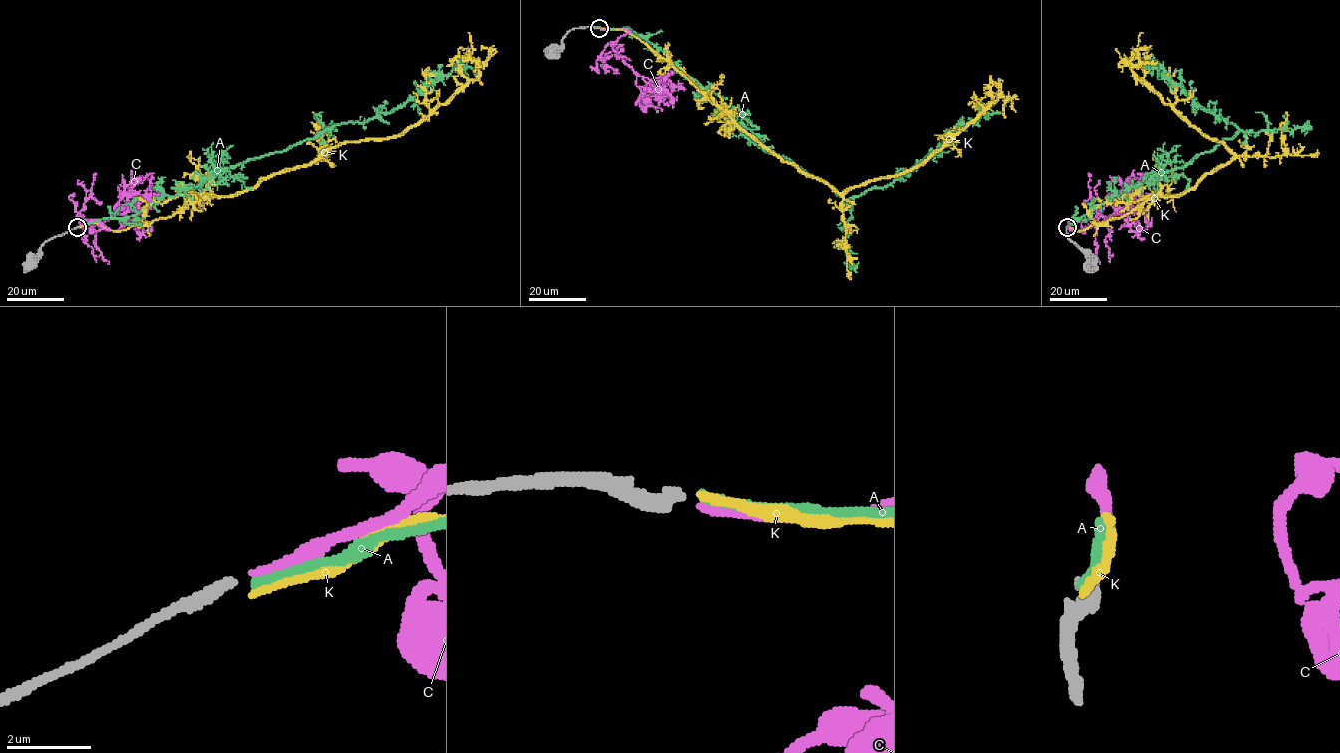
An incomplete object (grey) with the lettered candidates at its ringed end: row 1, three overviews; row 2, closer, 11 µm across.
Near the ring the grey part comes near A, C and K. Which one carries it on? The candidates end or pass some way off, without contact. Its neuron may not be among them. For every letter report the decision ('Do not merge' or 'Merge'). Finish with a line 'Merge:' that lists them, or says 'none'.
A: Do not merge
C: Merge
K: Do not merge
Merge: C

